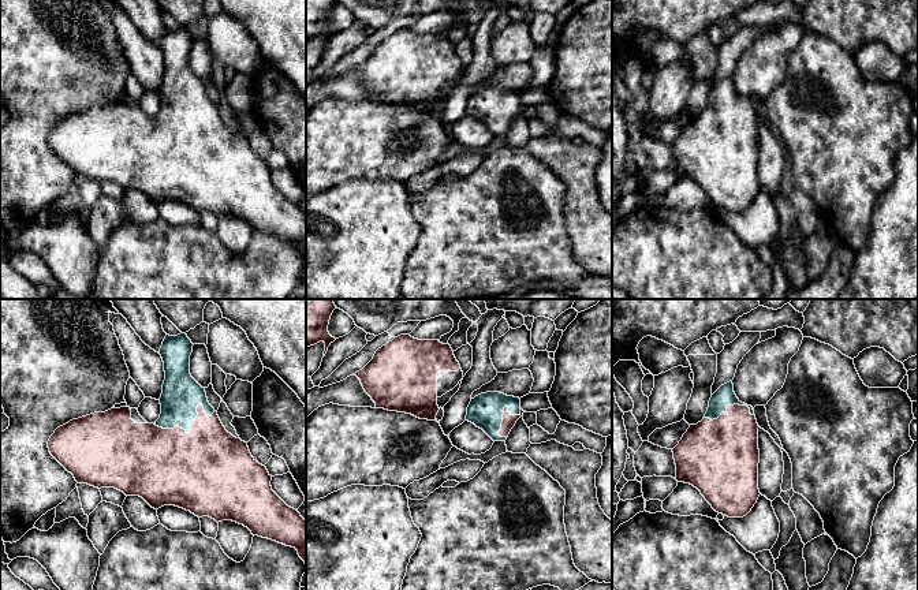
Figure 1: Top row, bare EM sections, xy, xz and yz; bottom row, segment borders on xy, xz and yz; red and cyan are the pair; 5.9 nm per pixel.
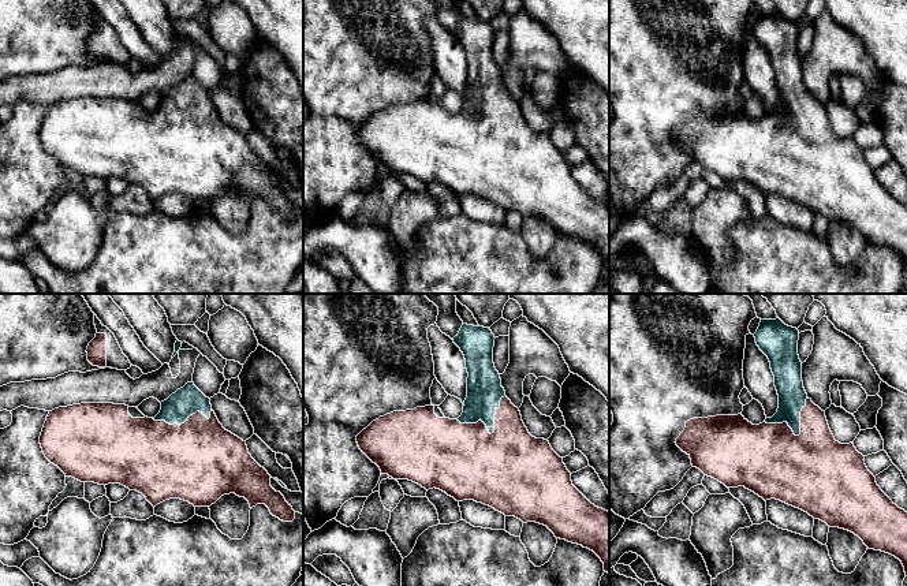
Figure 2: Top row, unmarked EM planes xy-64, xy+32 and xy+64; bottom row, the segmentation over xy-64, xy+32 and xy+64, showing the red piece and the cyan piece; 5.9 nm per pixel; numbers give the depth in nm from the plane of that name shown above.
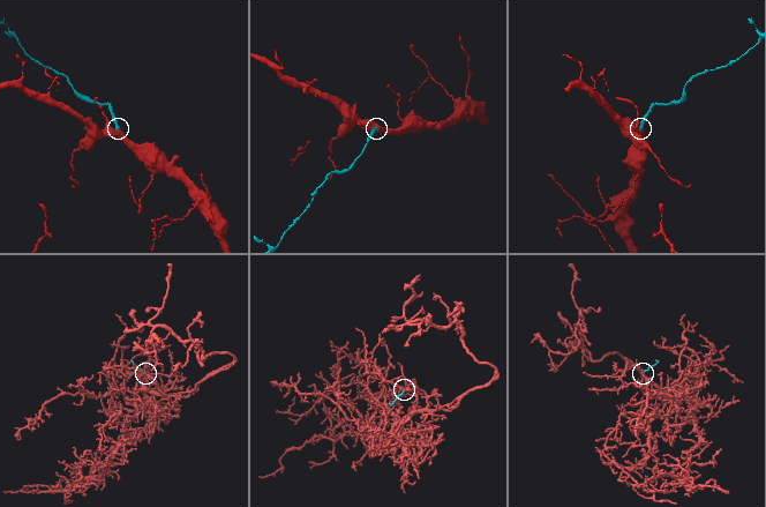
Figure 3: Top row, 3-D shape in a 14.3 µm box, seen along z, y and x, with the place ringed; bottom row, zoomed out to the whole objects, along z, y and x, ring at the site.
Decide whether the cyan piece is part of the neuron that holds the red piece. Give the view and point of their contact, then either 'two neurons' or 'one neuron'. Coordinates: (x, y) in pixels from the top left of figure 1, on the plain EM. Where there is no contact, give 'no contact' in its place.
contact xy (191, 120); one neuron

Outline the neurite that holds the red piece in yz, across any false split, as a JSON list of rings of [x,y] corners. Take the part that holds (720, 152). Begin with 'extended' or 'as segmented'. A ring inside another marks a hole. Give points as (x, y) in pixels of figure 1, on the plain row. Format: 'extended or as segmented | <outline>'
extended | [[[732,75],[721,79],[712,89],[704,113],[690,119],[672,143],[676,175],[697,182],[716,206],[728,212],[746,210],[761,188],[758,122],[753,101],[736,92]]]

